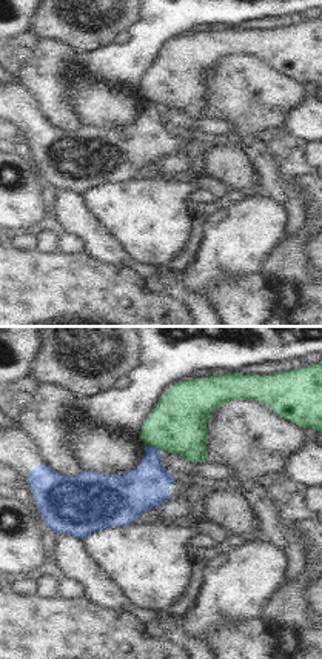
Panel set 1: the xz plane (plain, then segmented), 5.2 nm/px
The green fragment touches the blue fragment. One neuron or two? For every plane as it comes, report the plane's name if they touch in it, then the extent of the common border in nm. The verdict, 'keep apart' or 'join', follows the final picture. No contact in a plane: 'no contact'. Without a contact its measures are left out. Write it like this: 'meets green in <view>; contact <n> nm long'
meets green in xz; contact 90 nm long

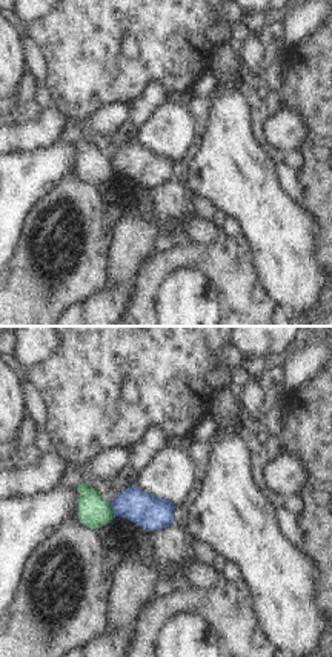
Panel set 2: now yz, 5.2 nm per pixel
meets green in yz; contact 80 nm long

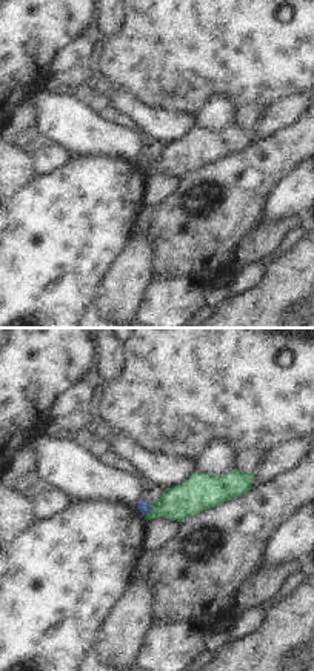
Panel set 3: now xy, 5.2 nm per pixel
meets green in xy; contact 80 nm long

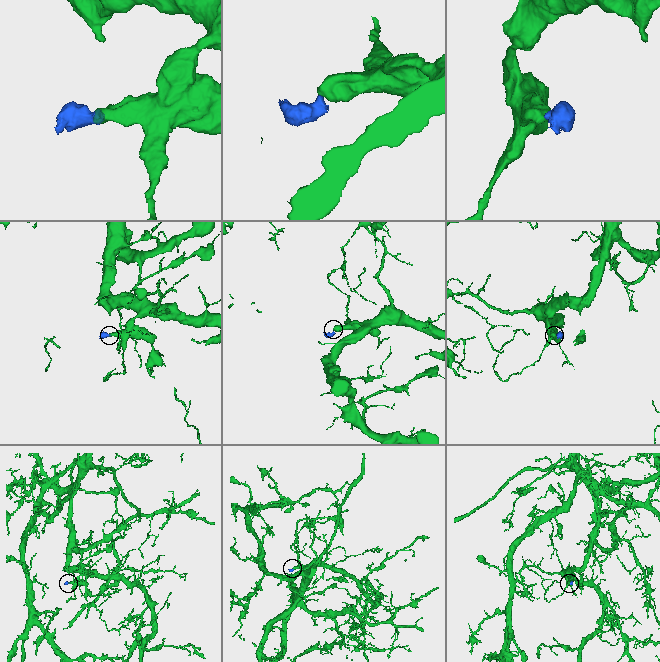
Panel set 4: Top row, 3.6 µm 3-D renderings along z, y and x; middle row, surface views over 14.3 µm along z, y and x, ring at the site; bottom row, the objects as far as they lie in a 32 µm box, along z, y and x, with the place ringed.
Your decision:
keep apart

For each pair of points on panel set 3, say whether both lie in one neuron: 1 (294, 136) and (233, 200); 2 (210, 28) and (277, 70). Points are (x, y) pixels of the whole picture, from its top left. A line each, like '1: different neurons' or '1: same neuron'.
1: same neuron
2: same neuron

